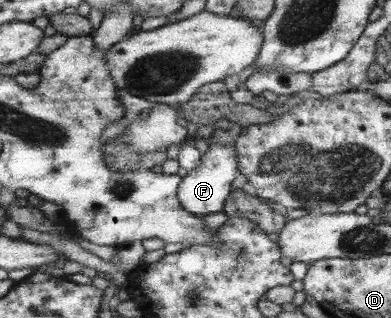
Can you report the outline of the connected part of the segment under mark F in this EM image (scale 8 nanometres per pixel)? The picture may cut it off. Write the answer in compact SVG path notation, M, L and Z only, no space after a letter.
M210 141L209 150L204 154L201 165L180 183L178 195L183 207L200 218L223 212L233 191L233 181L239 172L240 160L236 154L235 142L232 145L220 145Z

